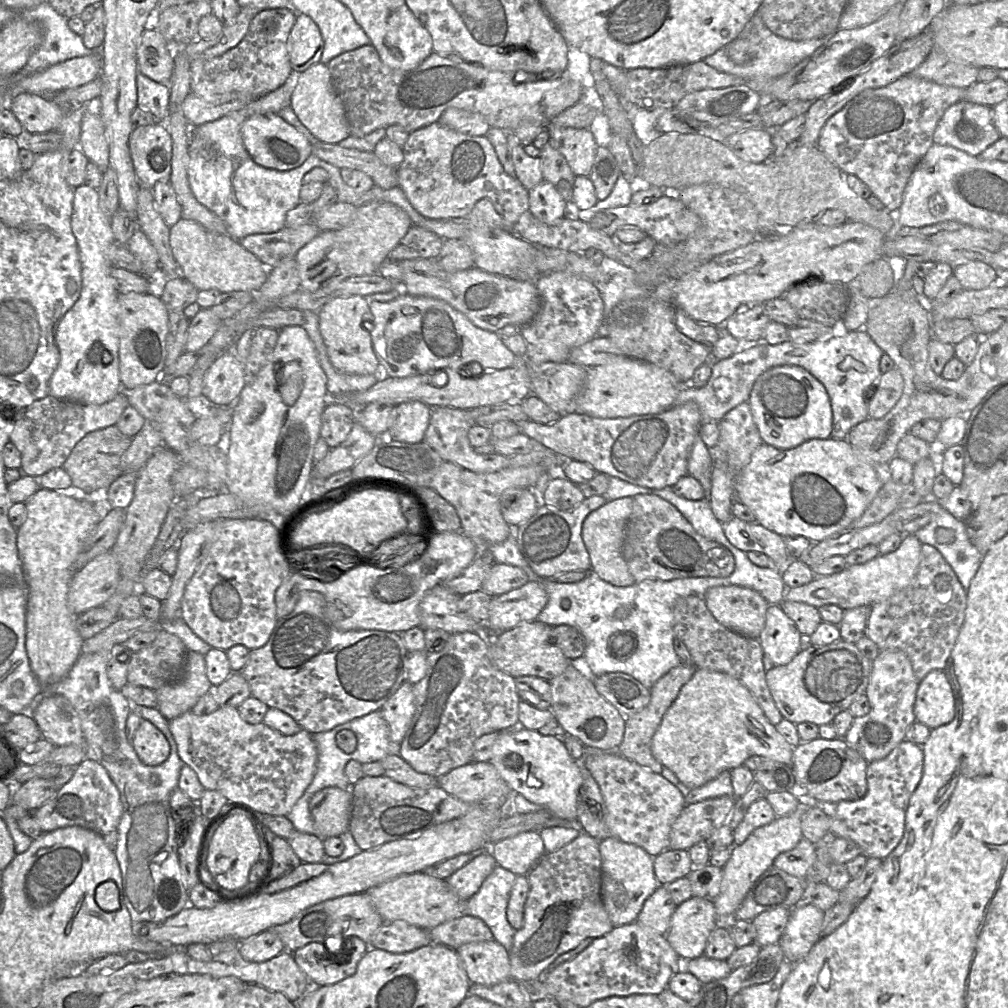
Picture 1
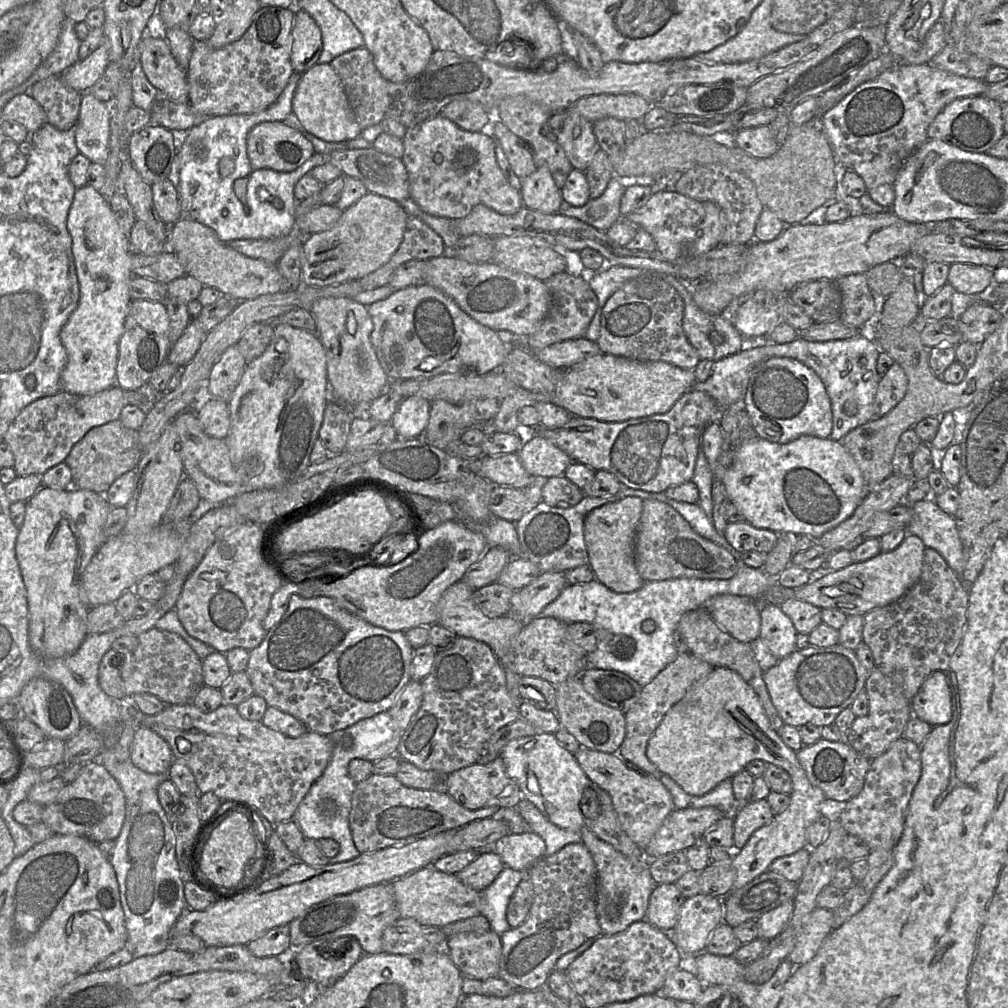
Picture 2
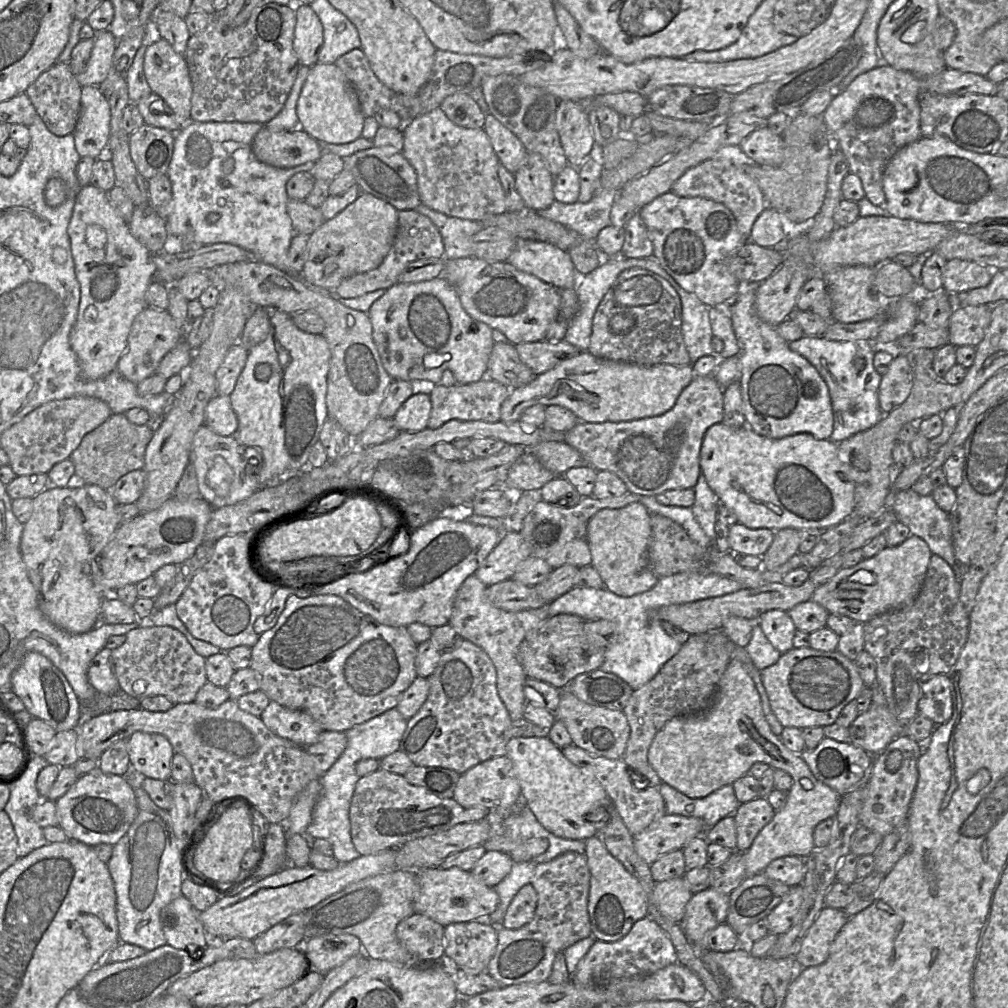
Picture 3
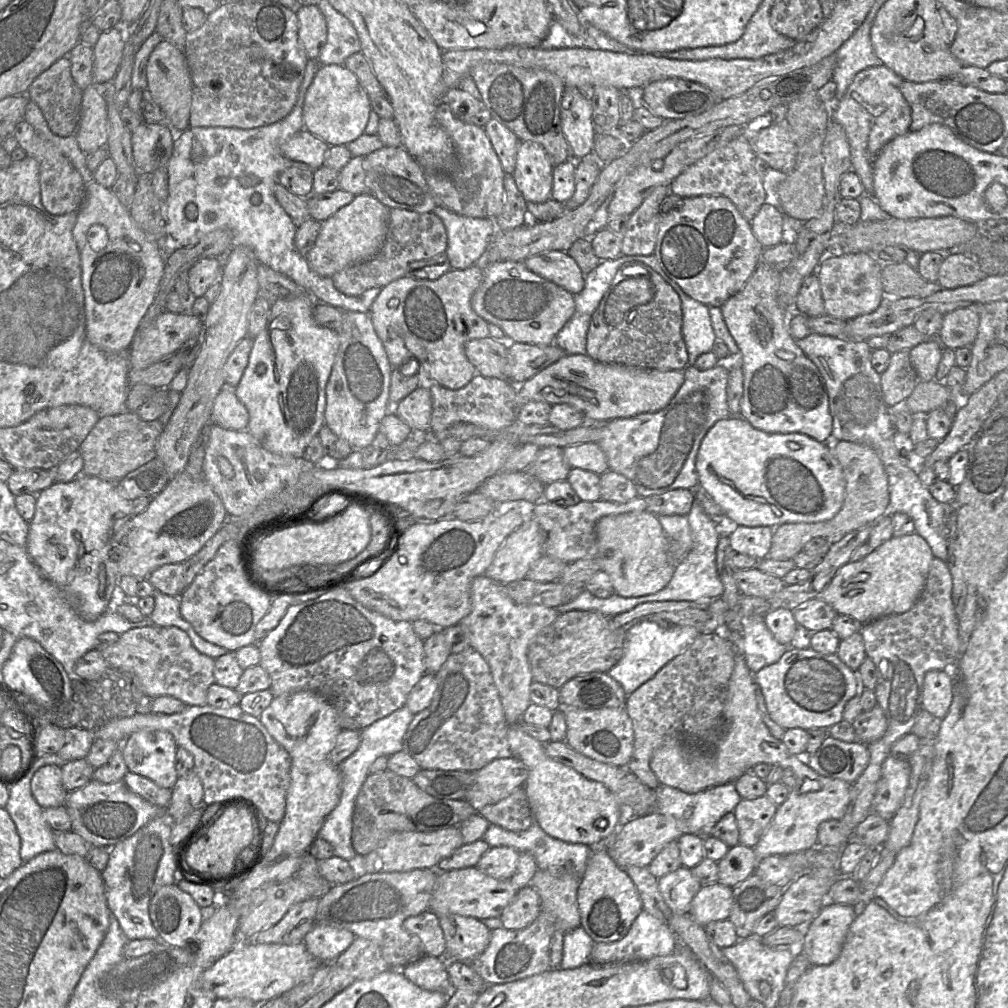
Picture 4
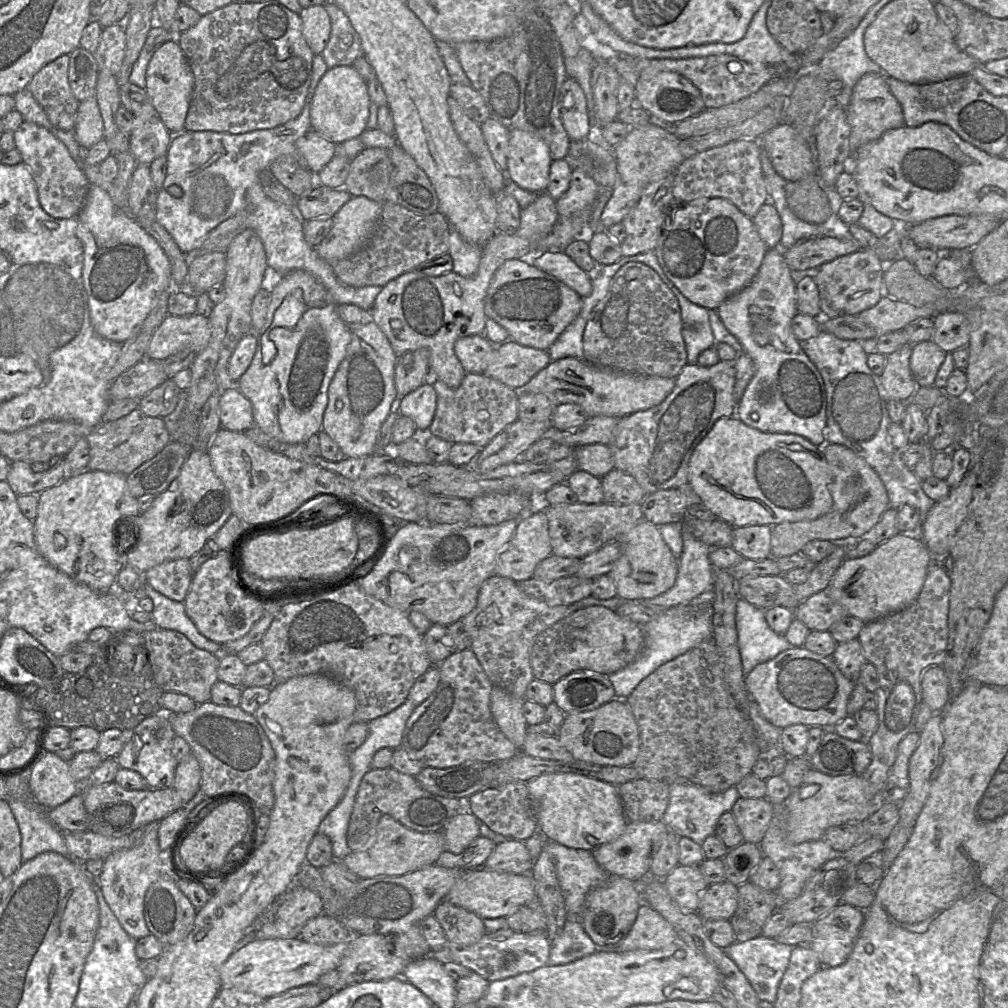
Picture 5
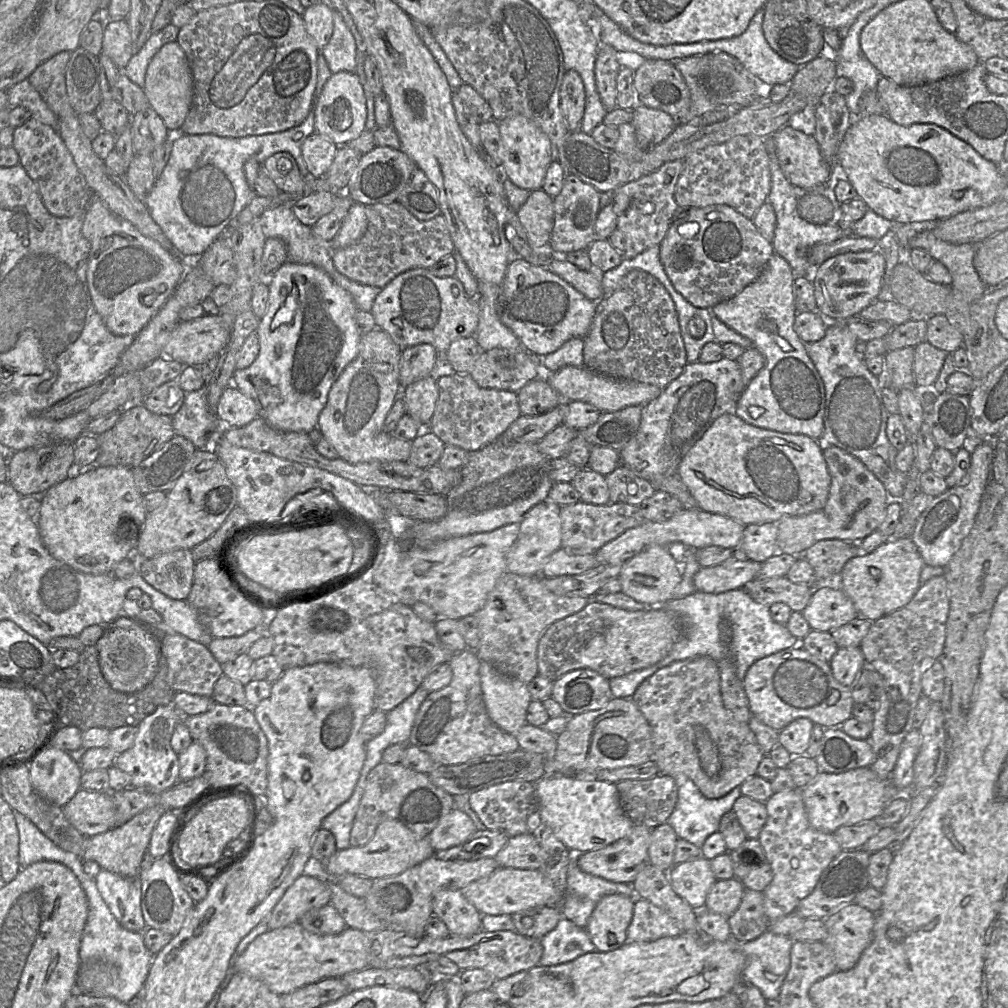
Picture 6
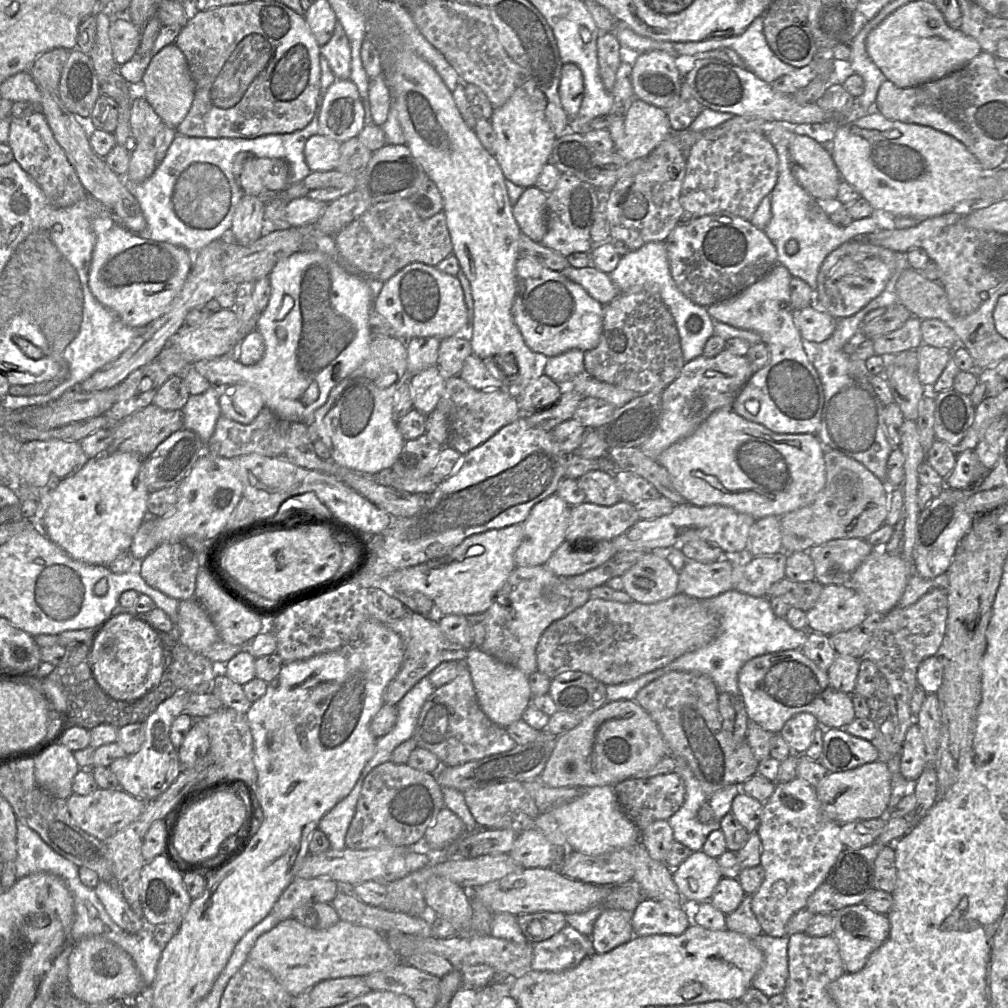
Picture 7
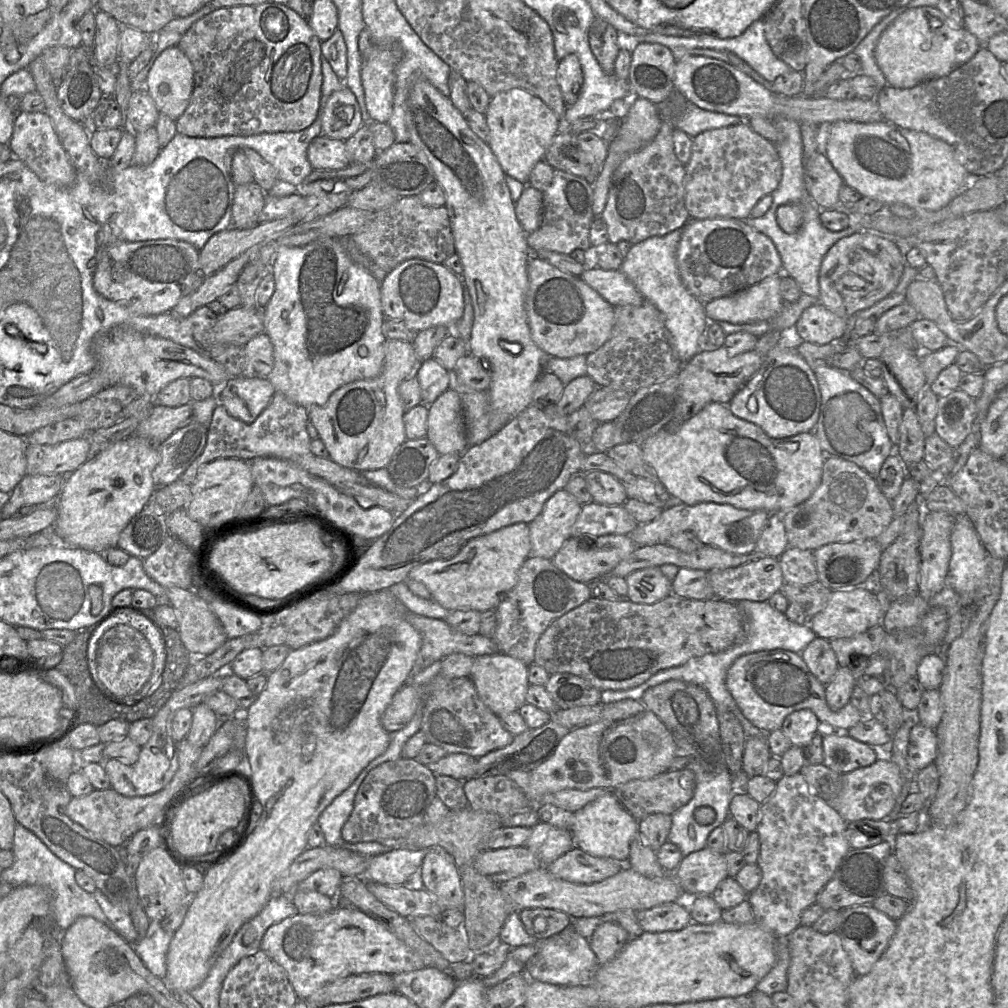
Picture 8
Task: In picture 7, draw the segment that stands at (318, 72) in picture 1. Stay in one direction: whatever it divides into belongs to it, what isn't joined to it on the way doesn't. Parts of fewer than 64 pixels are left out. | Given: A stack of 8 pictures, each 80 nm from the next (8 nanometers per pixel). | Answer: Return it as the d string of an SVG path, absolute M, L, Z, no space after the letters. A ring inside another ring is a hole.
M336 79L327 89L321 107L318 134L343 143L363 130L365 110L357 86L350 80Z

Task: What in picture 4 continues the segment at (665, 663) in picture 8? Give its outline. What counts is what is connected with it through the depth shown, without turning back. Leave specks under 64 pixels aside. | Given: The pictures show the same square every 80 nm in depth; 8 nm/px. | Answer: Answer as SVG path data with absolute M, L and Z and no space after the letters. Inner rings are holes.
M573 610L560 614L530 642L527 652L533 681L559 689L573 677L590 673L607 673L624 654L626 632L611 628L610 617L598 611Z

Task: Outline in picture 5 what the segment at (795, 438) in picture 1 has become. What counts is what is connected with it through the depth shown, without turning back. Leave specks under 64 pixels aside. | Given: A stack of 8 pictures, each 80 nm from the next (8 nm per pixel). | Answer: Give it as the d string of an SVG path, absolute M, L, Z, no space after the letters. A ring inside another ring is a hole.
M770 249L764 256L752 282L729 297L716 309L721 321L743 346L743 352L754 362L754 375L747 385L736 409L736 416L746 425L762 432L793 433L801 435L818 446L823 440L826 426L827 394L823 378L813 362L801 348L792 330L792 320L798 313L796 277L787 265L783 251Z

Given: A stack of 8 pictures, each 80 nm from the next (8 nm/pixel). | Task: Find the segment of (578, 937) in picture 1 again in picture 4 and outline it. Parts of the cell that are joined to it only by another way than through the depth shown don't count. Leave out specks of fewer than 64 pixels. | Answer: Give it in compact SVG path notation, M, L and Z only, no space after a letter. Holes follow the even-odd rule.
M572 868L557 874L539 870L534 875L531 886L540 897L540 913L526 928L508 930L504 927L491 932L491 939L485 951L470 966L482 977L487 985L504 984L543 973L550 966L550 942L556 931L567 933L581 926L577 894L582 876Z

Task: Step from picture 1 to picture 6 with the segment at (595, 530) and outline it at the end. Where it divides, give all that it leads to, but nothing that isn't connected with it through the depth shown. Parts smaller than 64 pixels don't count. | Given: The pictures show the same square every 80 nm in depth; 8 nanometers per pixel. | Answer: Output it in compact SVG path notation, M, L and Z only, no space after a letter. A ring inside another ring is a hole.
M651 545L622 564L618 579L621 592L646 606L662 606L673 599L673 592L682 578L681 566L666 546Z

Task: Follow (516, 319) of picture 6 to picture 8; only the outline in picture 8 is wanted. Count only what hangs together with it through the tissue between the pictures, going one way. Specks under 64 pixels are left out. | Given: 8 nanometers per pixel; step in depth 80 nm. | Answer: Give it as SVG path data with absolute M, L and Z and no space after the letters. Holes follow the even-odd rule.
M532 255L527 264L529 288L525 310L530 333L536 345L551 357L571 358L599 349L611 336L614 306L580 277L566 273Z

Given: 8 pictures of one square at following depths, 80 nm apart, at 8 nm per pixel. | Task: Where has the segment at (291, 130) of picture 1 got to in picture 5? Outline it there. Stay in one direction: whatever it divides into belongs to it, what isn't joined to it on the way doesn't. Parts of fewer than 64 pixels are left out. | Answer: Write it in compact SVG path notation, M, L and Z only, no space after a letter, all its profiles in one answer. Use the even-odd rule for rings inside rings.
M310 130L297 139L296 147L307 161L308 170L317 175L335 156L336 144Z

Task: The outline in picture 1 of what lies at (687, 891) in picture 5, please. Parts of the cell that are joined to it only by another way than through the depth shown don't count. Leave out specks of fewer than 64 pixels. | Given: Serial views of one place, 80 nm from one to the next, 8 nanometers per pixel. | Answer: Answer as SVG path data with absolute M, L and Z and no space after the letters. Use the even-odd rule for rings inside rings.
M659 885L644 902L636 922L661 935L666 935L677 905L664 885Z

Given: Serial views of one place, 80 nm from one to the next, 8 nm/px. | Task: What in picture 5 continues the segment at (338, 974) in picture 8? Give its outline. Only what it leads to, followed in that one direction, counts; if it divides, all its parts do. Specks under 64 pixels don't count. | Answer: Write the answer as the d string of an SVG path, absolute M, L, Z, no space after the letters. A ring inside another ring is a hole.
M256 939L247 946L236 950L220 968L222 988L235 988L252 993L264 1000L286 991L316 984L328 971L338 968L348 943L320 946L295 939Z

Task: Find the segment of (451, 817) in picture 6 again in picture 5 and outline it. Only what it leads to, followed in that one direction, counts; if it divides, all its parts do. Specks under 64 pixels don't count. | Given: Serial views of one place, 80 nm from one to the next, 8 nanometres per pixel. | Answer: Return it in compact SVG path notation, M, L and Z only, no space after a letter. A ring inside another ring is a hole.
M469 810L453 817L441 831L445 837L445 850L452 853L462 852L480 835L477 817Z

